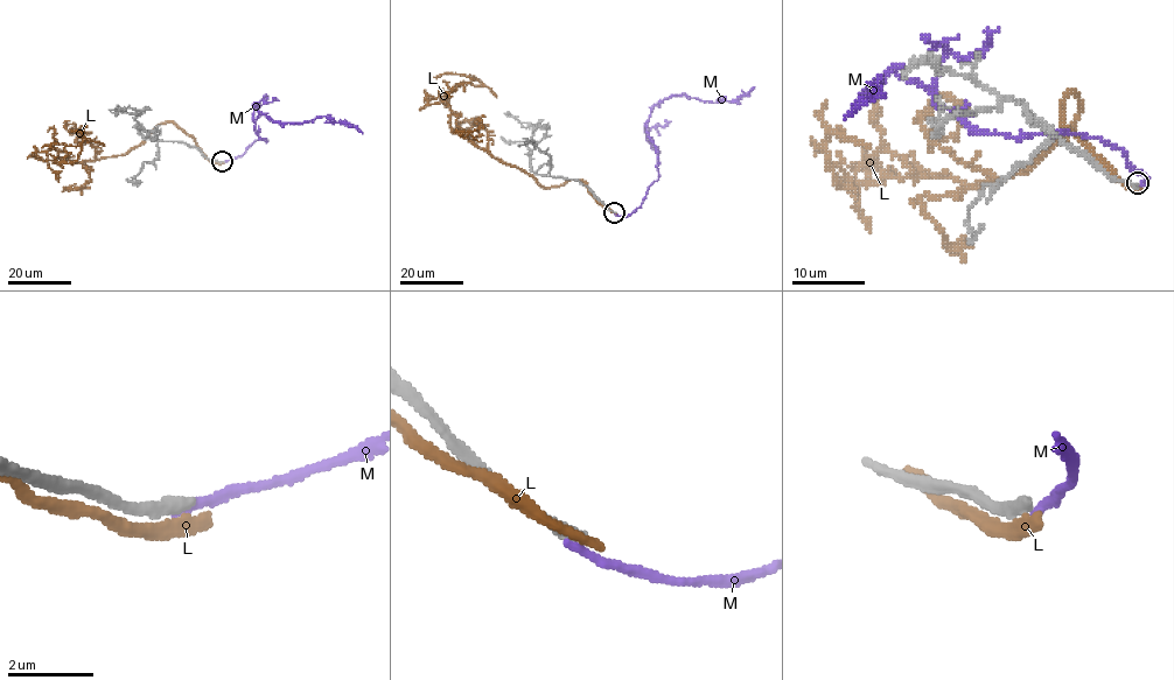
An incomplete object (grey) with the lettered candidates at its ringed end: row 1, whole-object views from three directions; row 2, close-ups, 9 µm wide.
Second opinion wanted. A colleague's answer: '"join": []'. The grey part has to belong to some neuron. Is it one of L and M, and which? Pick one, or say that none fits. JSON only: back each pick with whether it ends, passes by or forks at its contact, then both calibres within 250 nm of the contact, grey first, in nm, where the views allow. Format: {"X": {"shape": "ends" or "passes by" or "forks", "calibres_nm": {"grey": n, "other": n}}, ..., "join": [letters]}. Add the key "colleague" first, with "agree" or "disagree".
{"colleague": "agree", "join": []}

